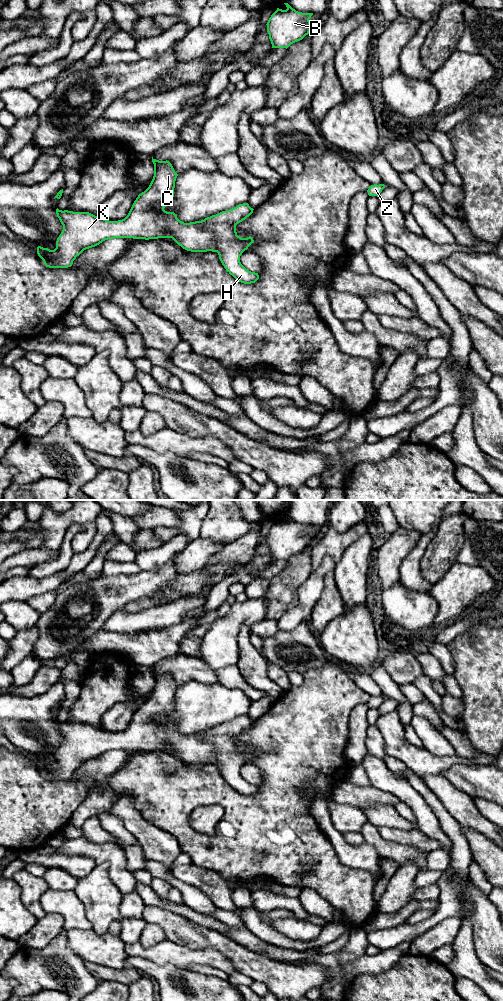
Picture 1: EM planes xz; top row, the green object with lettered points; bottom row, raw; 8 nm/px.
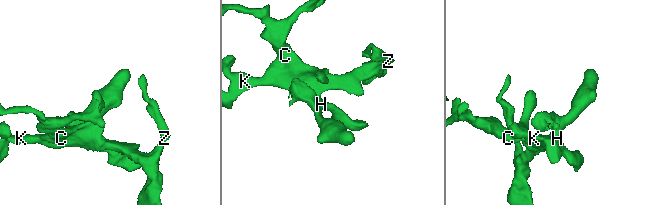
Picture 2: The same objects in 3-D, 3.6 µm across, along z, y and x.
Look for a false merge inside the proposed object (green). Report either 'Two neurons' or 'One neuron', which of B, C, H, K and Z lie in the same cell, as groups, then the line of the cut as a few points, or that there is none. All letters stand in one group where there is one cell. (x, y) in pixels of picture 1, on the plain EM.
One neuron. Groups: B C H K Z. No split

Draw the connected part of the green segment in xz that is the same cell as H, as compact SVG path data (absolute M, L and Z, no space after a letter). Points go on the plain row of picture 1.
M152 669L154 688L149 699L138 707L128 727L118 733L109 733L95 728L89 724L73 724L56 721L57 729L63 737L63 742L56 753L56 760L50 762L41 758L37 759L37 766L49 780L68 780L84 762L95 759L108 751L133 750L133 751L158 751L172 750L183 761L191 764L217 764L219 771L236 792L244 796L255 795L259 791L258 785L246 781L240 774L240 768L254 755L251 748L241 750L237 747L236 737L253 725L253 720L248 715L222 723L201 733L184 735L177 730L174 724L164 722L169 718L174 709L175 693L178 686L169 673L159 673Z

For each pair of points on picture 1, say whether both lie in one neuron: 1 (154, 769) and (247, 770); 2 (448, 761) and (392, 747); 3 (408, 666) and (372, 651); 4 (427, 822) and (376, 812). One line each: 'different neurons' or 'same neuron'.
1: different neurons
2: same neuron
3: different neurons
4: different neurons

